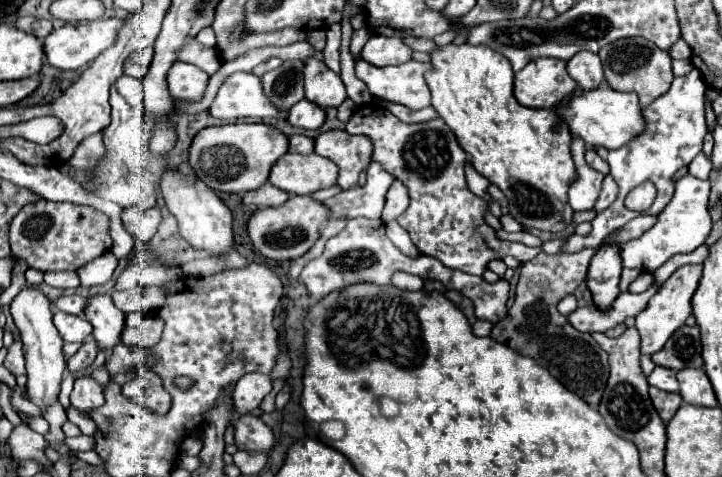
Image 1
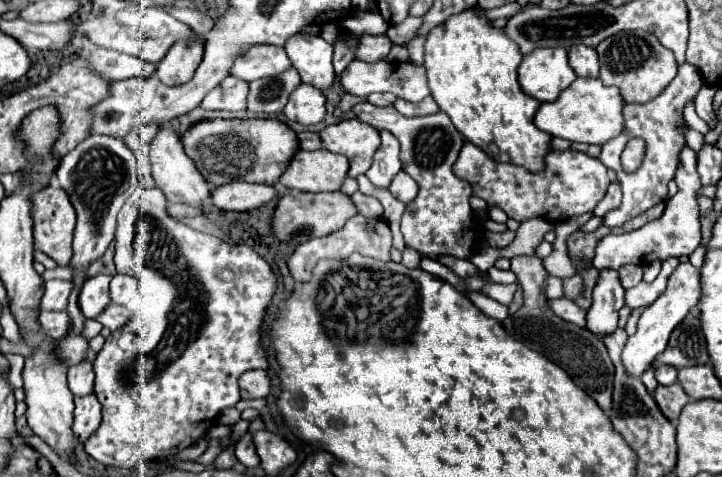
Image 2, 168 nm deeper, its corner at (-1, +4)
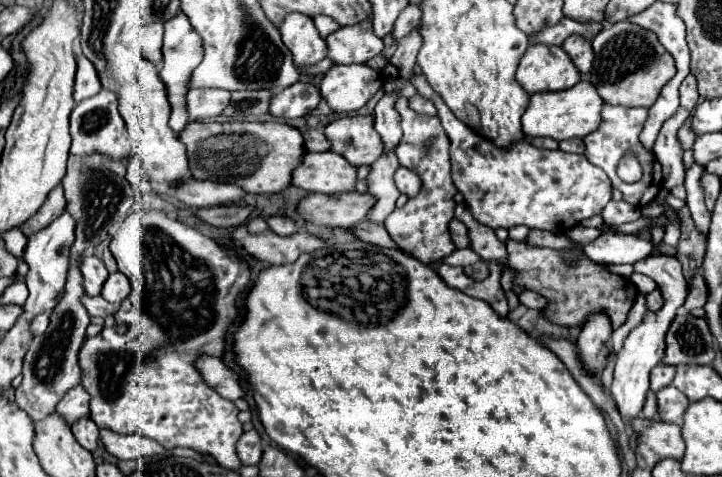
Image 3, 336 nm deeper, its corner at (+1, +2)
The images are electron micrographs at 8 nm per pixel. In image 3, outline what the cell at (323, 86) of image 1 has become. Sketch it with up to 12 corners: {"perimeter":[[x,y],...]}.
{"perimeter":[[290,13],[282,41],[296,69],[308,69],[326,57],[326,41],[314,21]]}

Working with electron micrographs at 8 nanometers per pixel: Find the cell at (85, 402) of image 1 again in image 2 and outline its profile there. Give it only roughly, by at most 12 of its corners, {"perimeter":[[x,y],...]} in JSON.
{"perimeter":[[96,395],[74,397],[76,439],[84,443],[102,421]]}

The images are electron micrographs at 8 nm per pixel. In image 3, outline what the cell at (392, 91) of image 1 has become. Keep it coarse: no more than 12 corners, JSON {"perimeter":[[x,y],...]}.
{"perimeter":[[334,65],[320,93],[336,113],[364,107],[384,85],[368,65]]}

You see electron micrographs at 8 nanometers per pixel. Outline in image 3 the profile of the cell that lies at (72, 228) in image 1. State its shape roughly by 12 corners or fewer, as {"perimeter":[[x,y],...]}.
{"perimeter":[[62,185],[50,191],[42,209],[26,225],[26,237],[42,231],[66,209]]}

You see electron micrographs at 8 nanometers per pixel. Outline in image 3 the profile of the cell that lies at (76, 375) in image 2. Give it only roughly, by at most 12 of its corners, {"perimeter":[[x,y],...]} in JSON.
{"perimeter":[[82,385],[66,391],[56,409],[72,425],[90,415],[90,393]]}

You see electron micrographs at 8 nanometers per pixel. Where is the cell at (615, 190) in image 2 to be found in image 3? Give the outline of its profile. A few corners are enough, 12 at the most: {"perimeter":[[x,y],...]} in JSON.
{"perimeter":[[610,201],[602,217],[608,225],[640,219],[640,211],[626,201]]}

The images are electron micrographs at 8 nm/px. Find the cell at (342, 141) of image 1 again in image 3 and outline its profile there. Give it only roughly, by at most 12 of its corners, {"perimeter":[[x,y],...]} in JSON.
{"perimeter":[[372,115],[340,117],[324,129],[330,151],[350,165],[382,155]]}

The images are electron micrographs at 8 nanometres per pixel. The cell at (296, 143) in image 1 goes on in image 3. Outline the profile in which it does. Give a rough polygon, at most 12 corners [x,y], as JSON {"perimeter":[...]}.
{"perimeter":[[322,129],[306,131],[306,151],[328,151]]}

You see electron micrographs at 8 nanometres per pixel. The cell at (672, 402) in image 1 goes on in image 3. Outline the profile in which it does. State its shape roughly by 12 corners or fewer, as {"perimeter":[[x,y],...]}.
{"perimeter":[[674,385],[660,389],[660,419],[682,425],[690,405]]}

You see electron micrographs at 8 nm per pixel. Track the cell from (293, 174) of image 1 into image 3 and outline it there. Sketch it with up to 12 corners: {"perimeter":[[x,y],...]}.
{"perimeter":[[332,151],[306,153],[292,185],[308,193],[354,189],[356,169]]}

